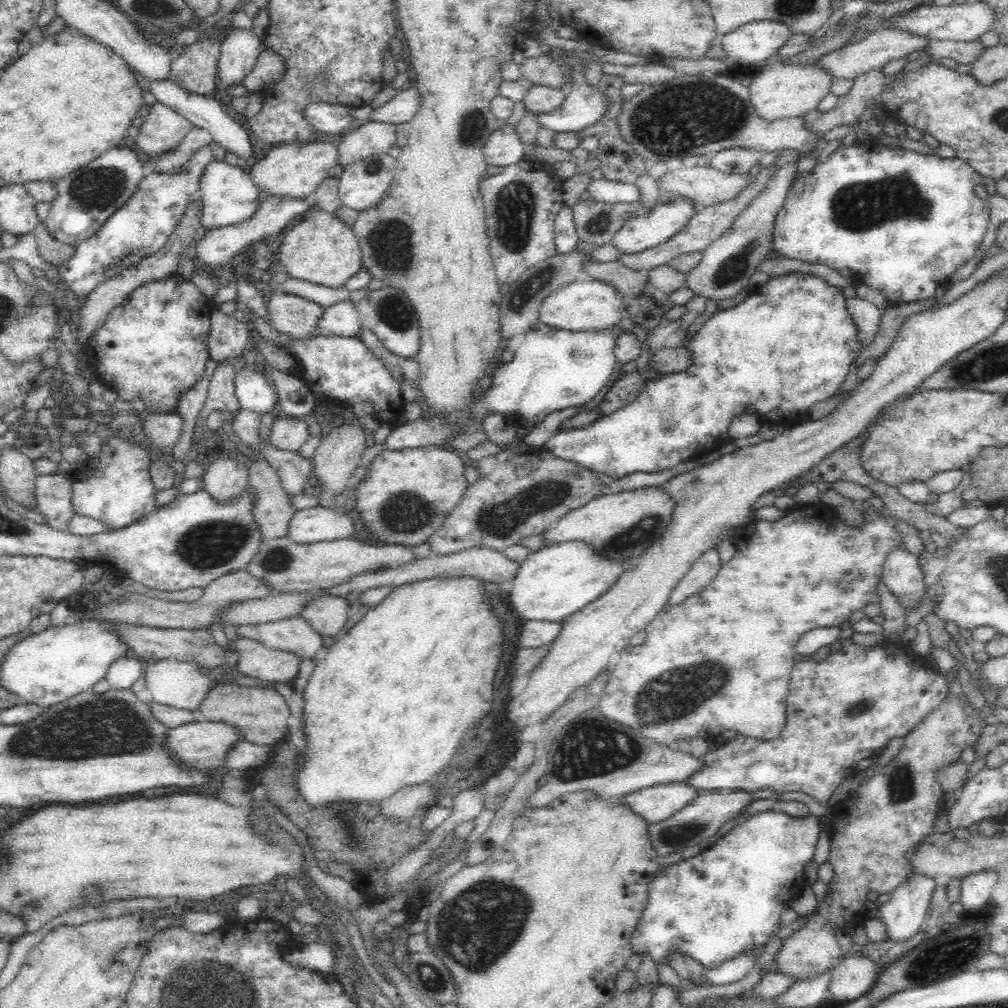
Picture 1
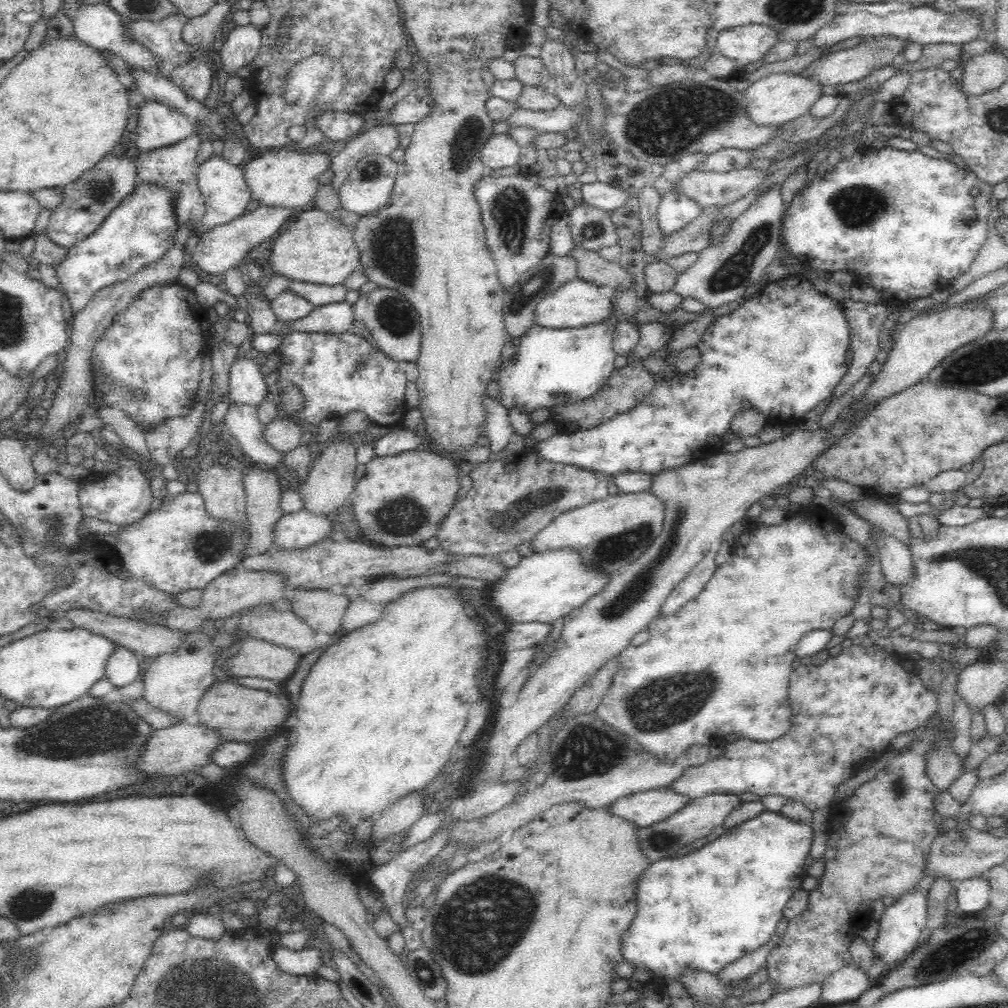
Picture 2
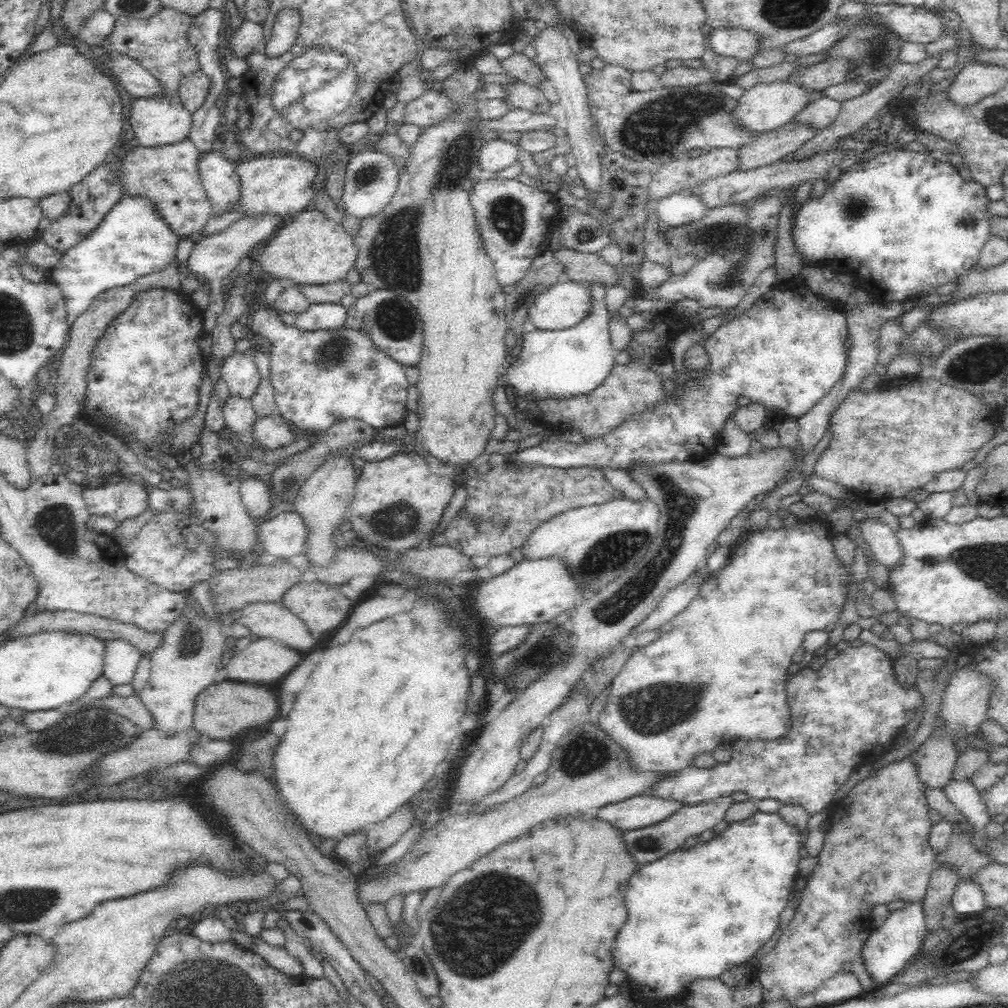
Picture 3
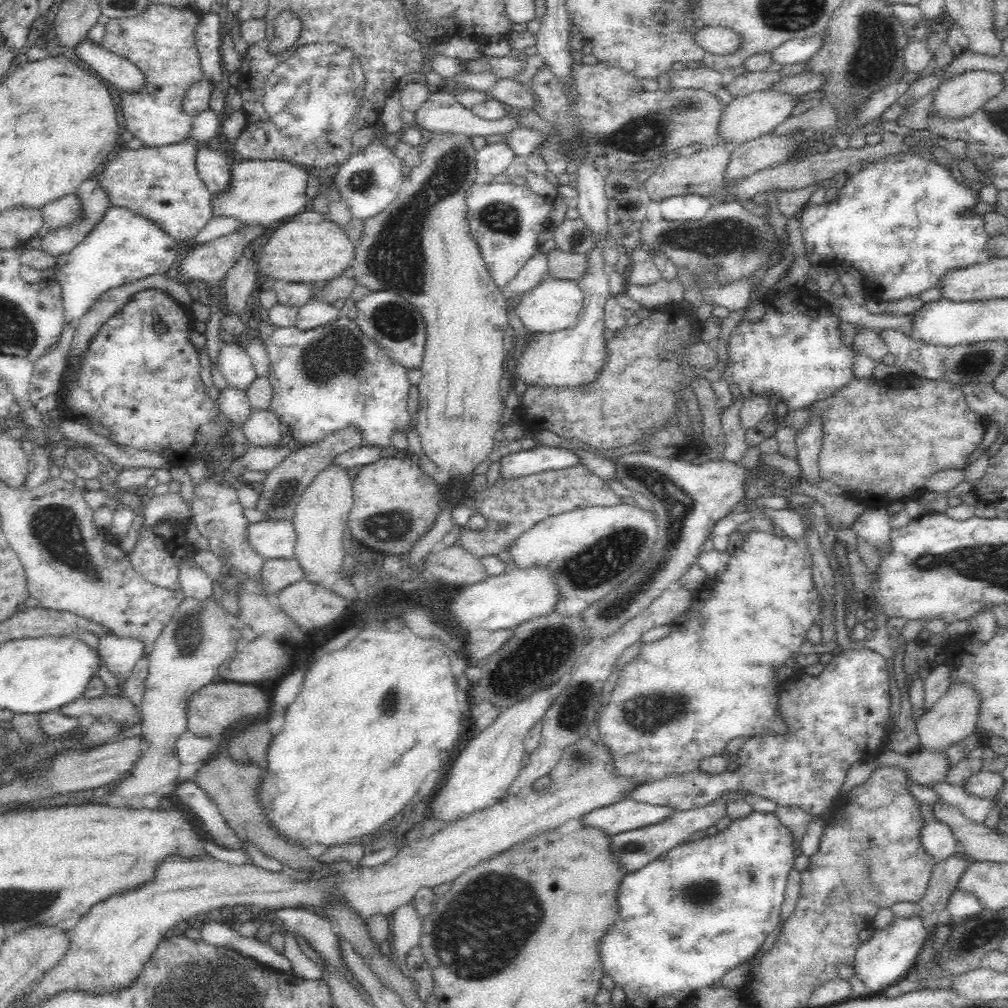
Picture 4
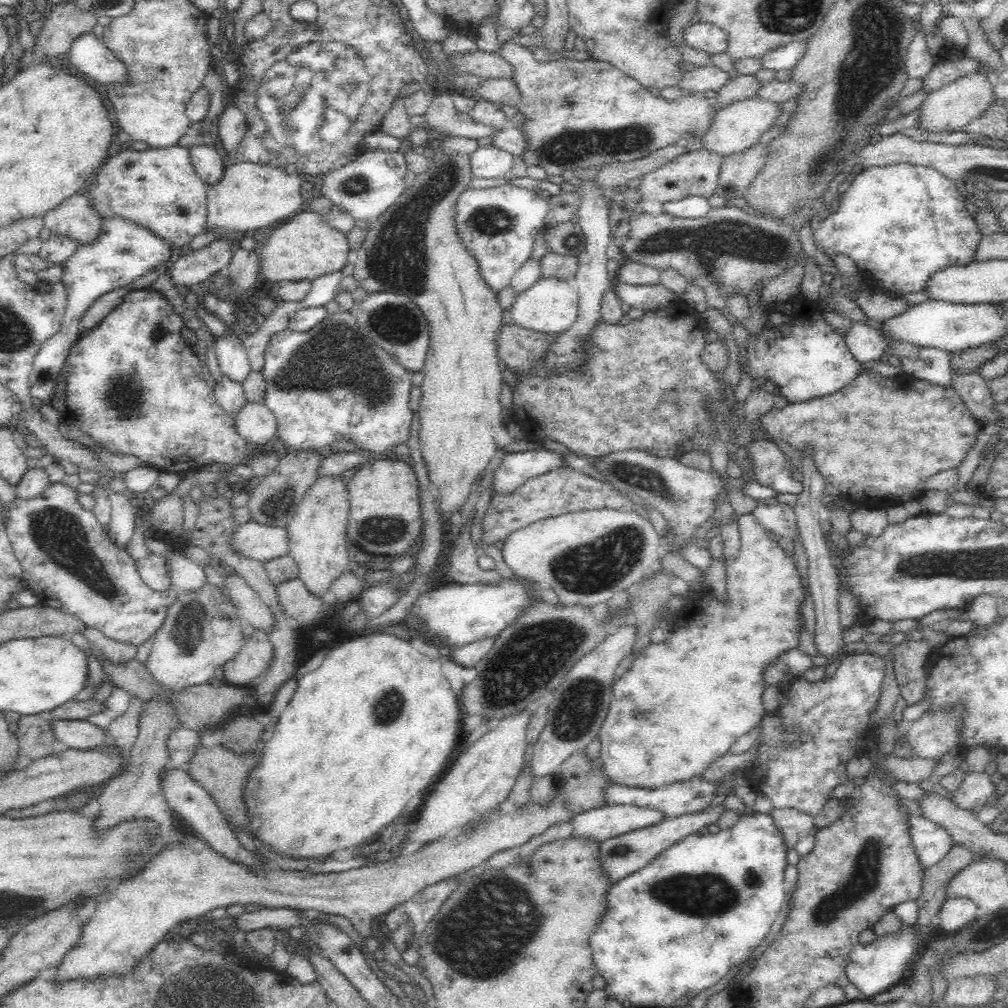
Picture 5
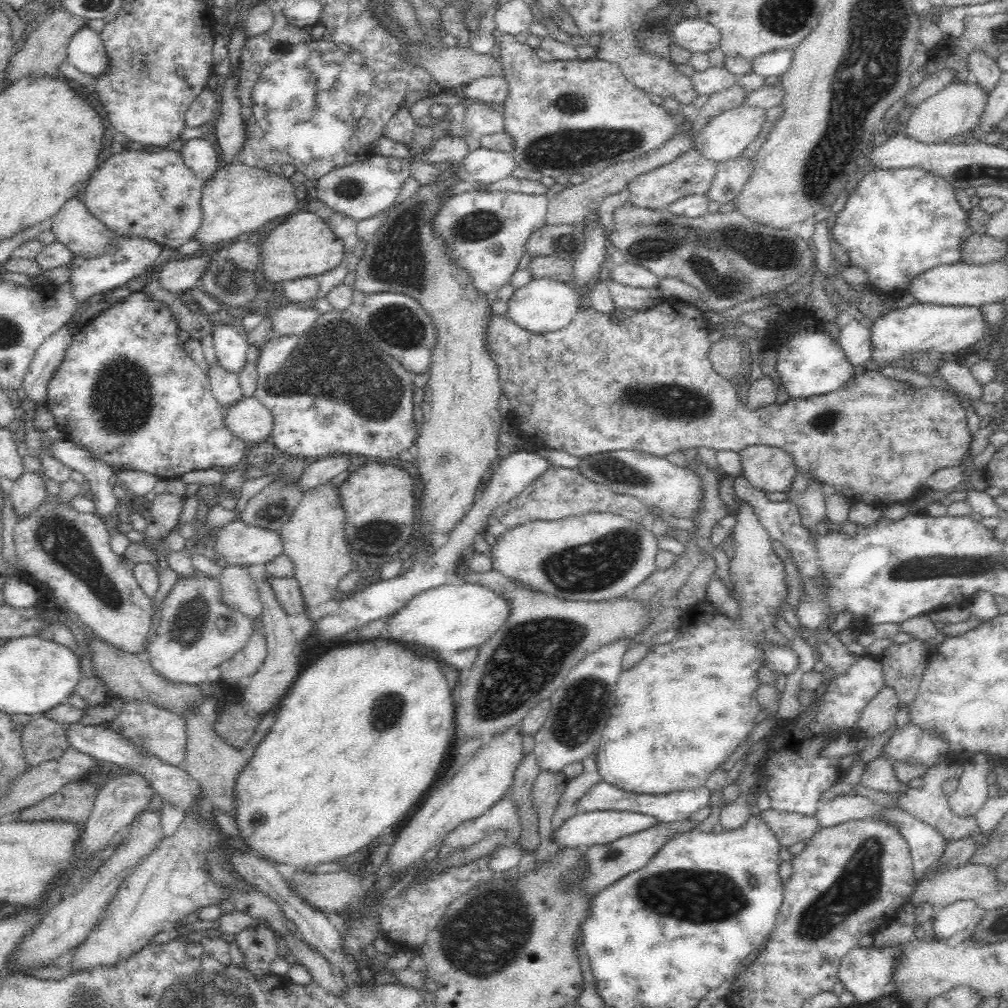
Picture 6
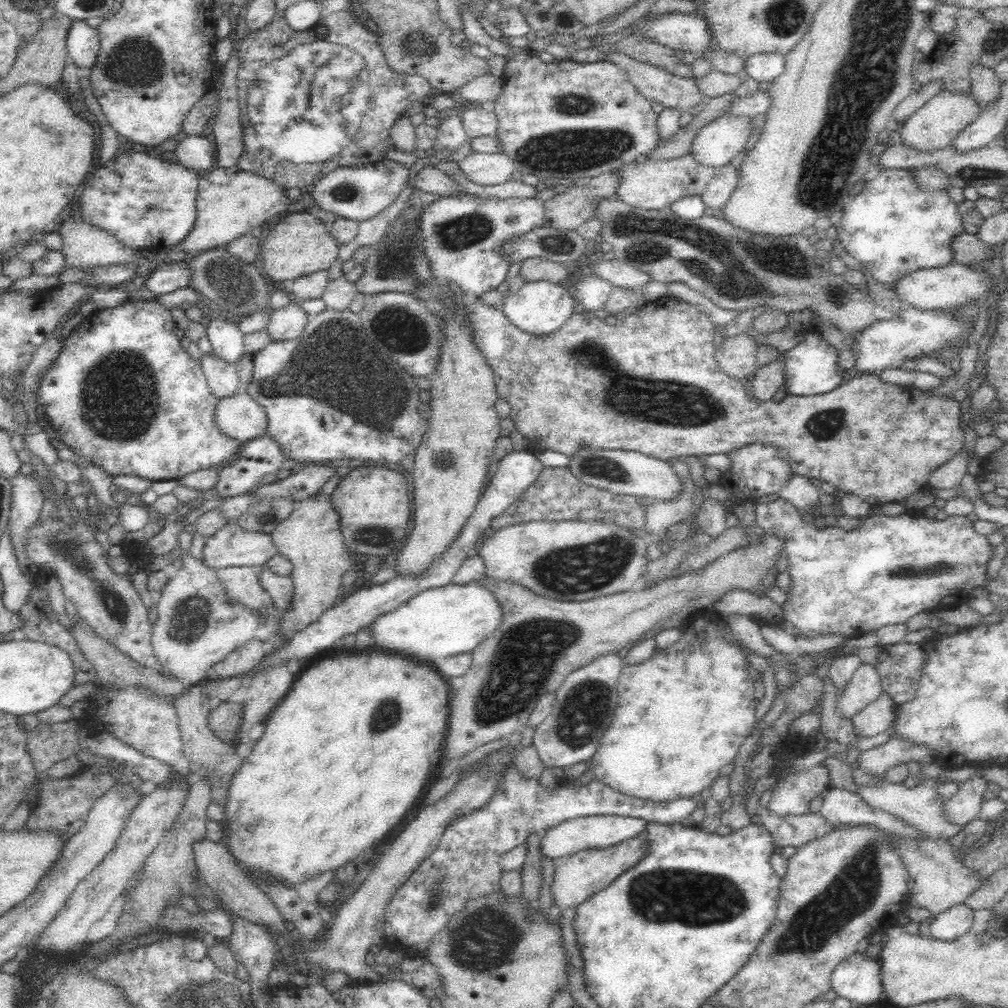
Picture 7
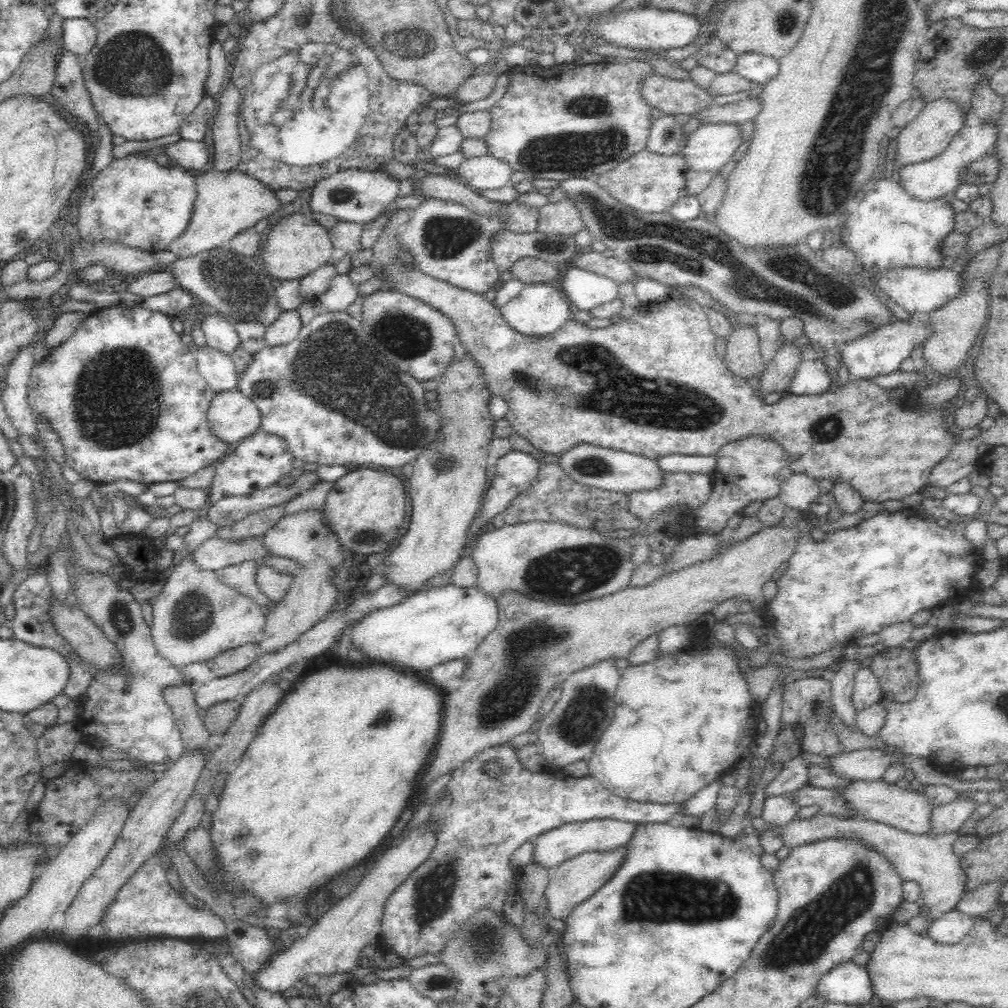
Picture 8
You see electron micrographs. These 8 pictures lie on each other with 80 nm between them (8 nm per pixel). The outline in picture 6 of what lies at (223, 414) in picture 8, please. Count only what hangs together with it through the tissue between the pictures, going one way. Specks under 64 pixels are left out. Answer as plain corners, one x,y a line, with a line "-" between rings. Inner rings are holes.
254,396
243,397
234,406
226,407
224,413
226,413
224,423
228,426
230,433
250,445
266,441
270,436
270,432
272,432
272,428
274,428
274,418
269,408
264,407

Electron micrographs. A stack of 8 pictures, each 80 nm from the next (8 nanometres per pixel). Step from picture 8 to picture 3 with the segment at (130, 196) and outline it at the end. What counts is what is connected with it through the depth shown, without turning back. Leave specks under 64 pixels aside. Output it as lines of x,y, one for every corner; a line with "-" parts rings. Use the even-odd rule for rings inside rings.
189,138
157,147
138,146
119,161
117,176
125,196
145,196
179,238
196,238
213,216
212,203
200,182
197,146

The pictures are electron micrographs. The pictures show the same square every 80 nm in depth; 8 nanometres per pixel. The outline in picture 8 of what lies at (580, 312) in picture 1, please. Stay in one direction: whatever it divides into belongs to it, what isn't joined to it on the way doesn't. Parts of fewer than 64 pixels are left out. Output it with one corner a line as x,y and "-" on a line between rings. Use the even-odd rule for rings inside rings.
534,283
525,285
522,292
506,302
501,310
503,319
510,325
510,328
526,336
544,336
552,334
558,330
564,323
572,318
575,309
569,298
564,294
560,286
554,283

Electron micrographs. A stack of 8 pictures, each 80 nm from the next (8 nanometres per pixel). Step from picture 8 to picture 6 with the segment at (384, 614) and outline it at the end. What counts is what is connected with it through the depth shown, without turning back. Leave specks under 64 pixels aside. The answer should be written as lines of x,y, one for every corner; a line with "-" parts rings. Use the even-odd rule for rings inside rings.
469,582
442,585
416,594
399,608
387,620
385,636
423,654
466,650
490,639
506,622
510,611
509,602
485,586

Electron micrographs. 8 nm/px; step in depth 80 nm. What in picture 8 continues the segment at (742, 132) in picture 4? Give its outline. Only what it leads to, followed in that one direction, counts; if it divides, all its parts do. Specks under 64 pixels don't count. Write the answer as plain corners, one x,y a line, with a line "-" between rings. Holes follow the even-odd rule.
700,124
689,134
681,155
692,170
716,172
730,162
742,142
740,124

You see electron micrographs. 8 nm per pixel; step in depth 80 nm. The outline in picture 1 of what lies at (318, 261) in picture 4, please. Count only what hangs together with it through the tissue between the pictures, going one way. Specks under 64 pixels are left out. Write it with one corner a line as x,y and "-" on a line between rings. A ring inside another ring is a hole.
314,208
282,232
279,260
292,278
300,278
330,288
344,287
345,282
362,269
362,253
352,226
325,211

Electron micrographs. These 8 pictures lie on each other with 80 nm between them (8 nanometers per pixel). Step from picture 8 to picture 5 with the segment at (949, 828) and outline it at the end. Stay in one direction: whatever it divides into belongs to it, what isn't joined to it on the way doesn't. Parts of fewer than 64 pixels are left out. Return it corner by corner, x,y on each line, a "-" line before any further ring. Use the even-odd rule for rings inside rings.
966,772
960,786
953,792
951,801
962,810
972,810
985,804
991,796
995,796
995,785
986,774

